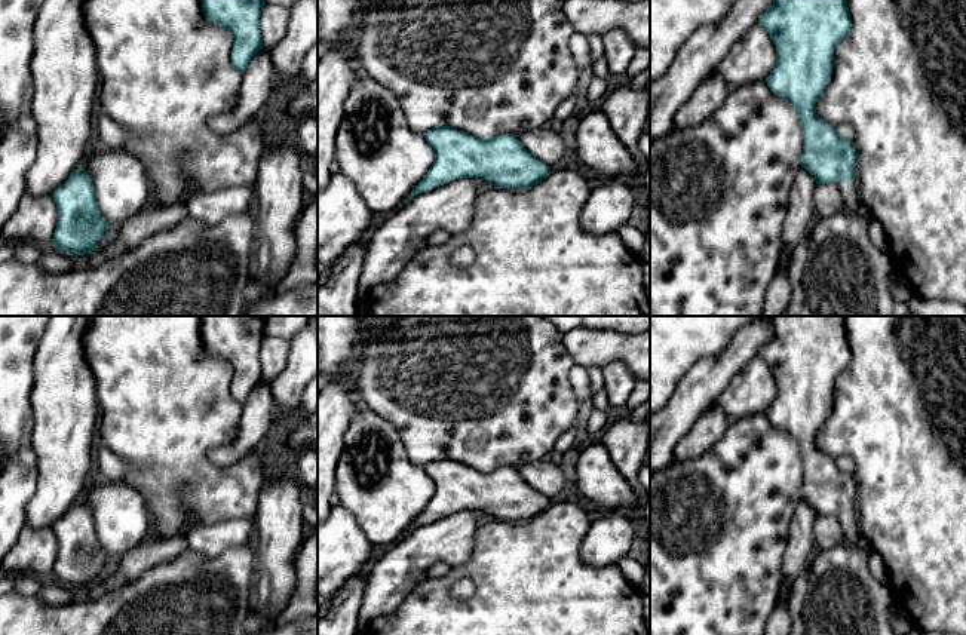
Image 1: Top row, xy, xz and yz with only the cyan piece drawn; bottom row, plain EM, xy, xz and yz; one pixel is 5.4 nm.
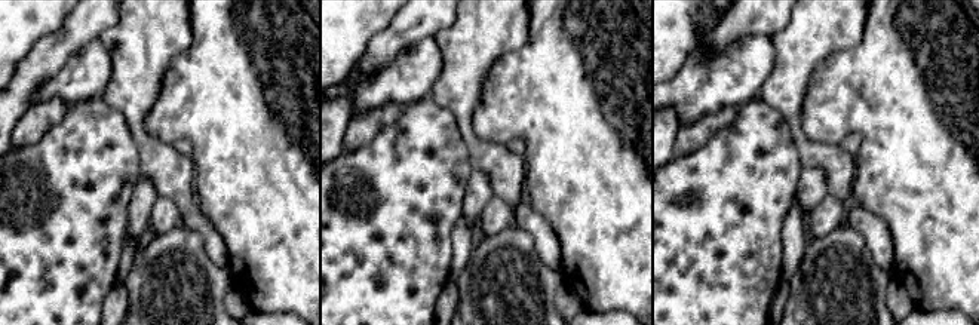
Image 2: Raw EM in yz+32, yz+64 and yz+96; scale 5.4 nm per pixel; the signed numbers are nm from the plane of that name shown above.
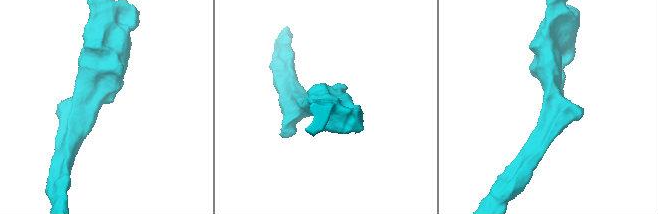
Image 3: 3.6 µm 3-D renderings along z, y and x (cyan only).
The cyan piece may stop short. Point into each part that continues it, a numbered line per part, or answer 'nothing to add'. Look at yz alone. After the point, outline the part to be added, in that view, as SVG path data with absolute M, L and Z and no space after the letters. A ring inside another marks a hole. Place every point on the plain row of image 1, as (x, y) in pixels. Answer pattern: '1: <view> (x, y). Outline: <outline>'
1: yz (852, 531). Outline: M855 515L846 516L844 522L846 542L861 546L868 558L868 567L875 580L883 585L890 583L889 570L881 555L870 544L868 539L862 534L858 518Z

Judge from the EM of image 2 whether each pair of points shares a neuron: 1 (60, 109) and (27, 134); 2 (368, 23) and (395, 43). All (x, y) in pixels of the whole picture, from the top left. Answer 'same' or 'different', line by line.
1: same
2: different

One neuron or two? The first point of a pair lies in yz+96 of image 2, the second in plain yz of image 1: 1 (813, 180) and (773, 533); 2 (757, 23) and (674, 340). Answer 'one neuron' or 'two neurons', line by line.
1: two neurons
2: two neurons

